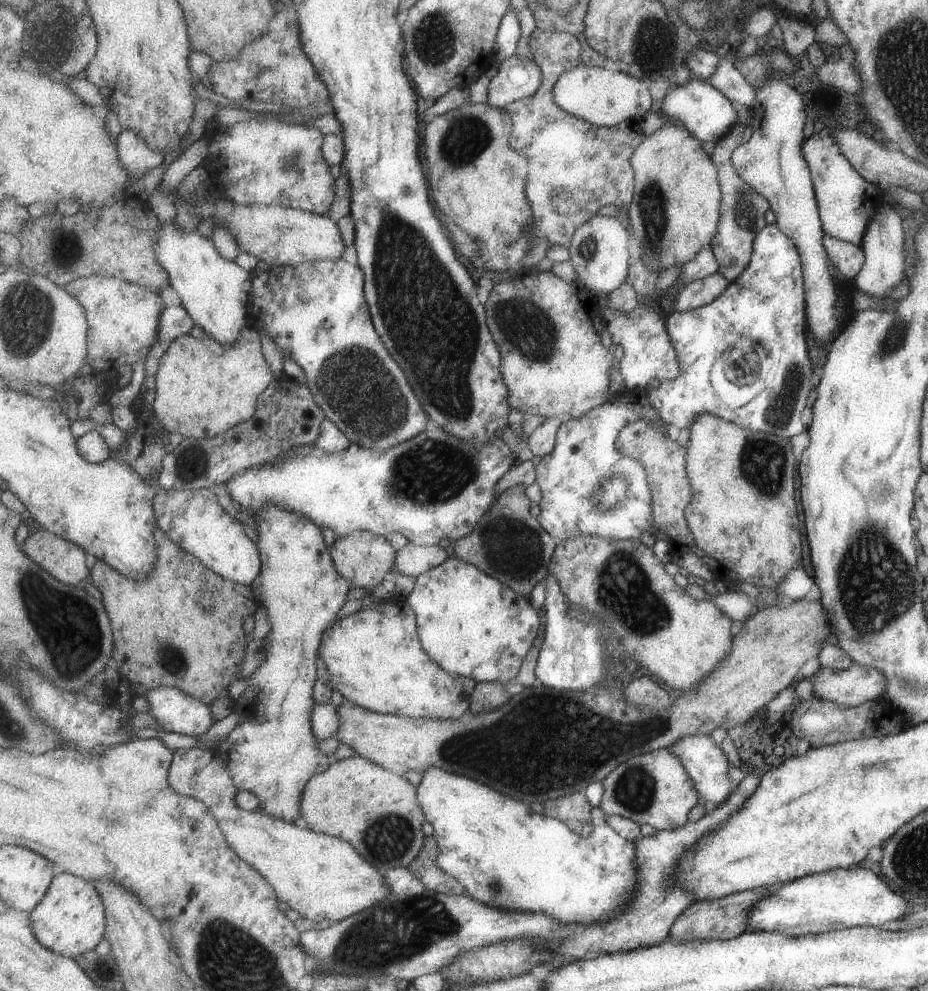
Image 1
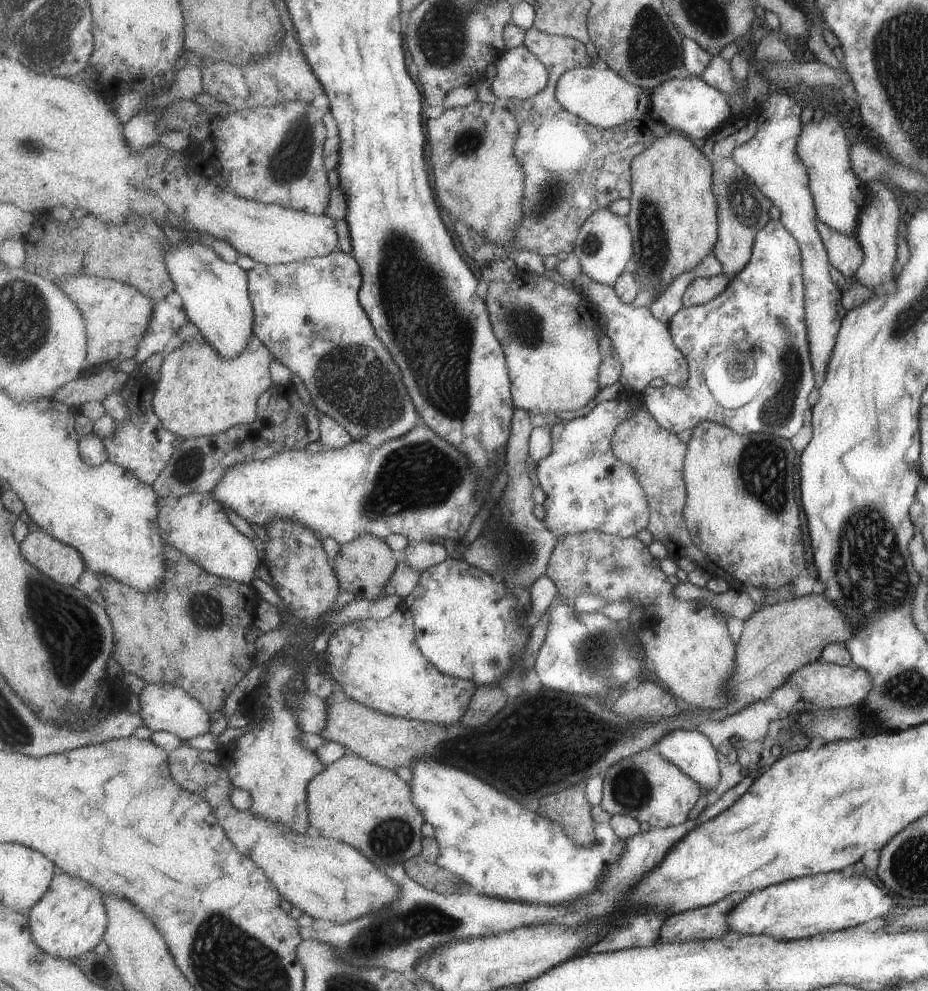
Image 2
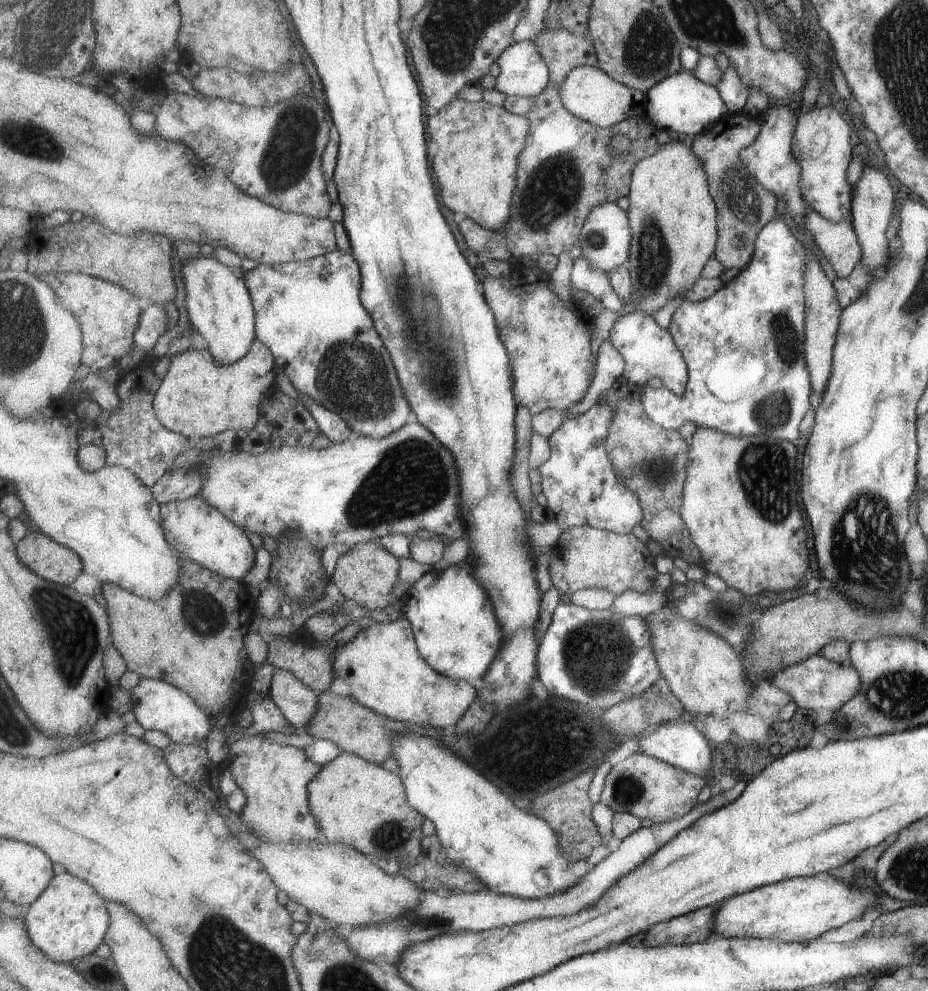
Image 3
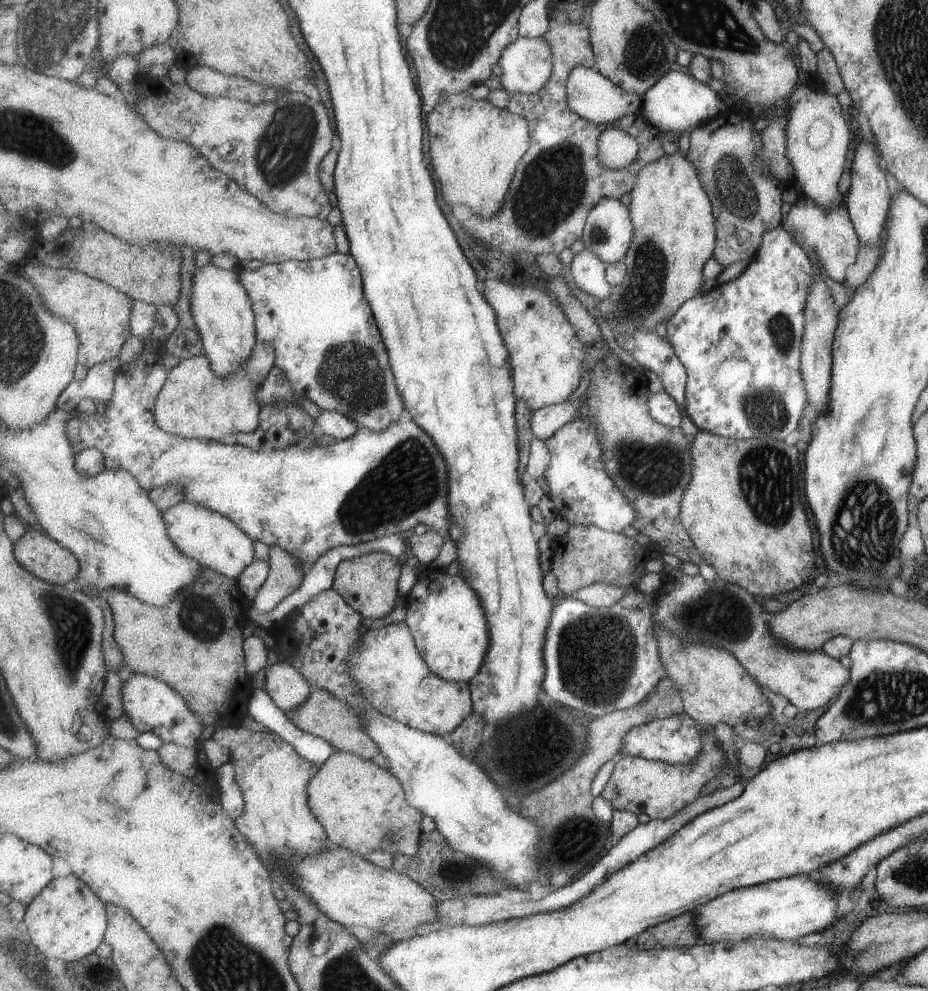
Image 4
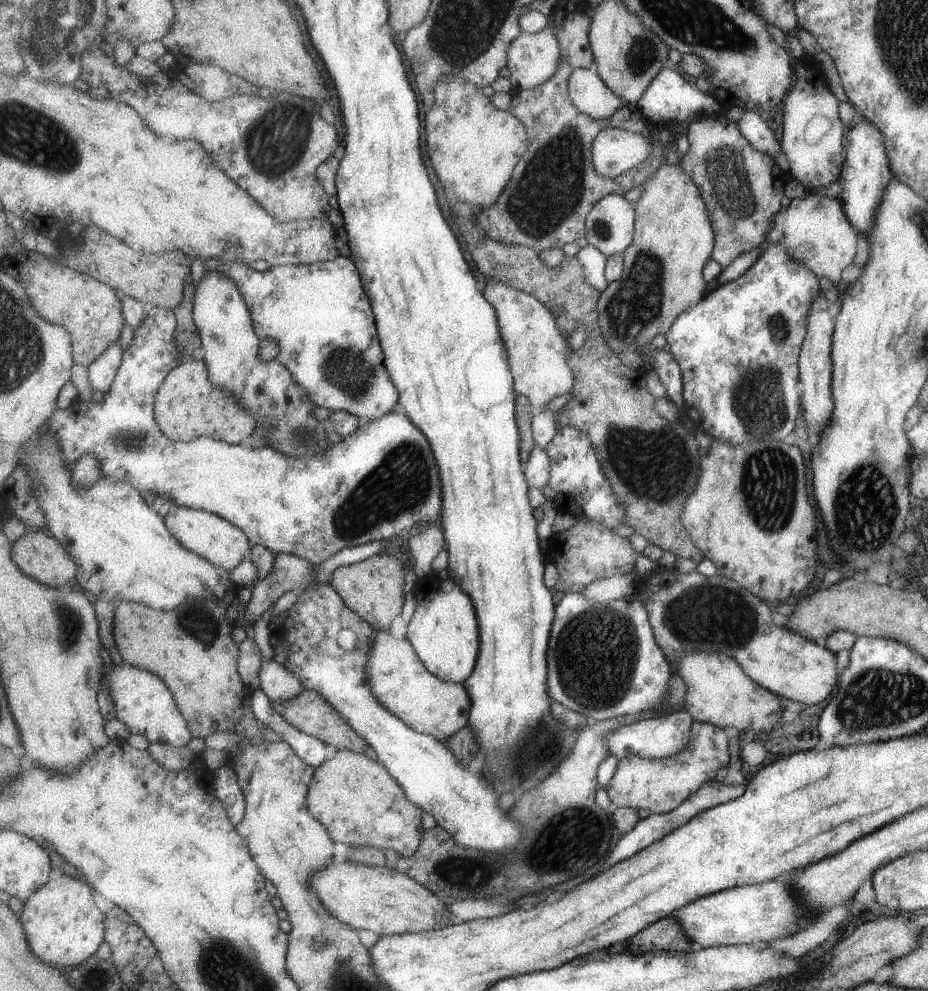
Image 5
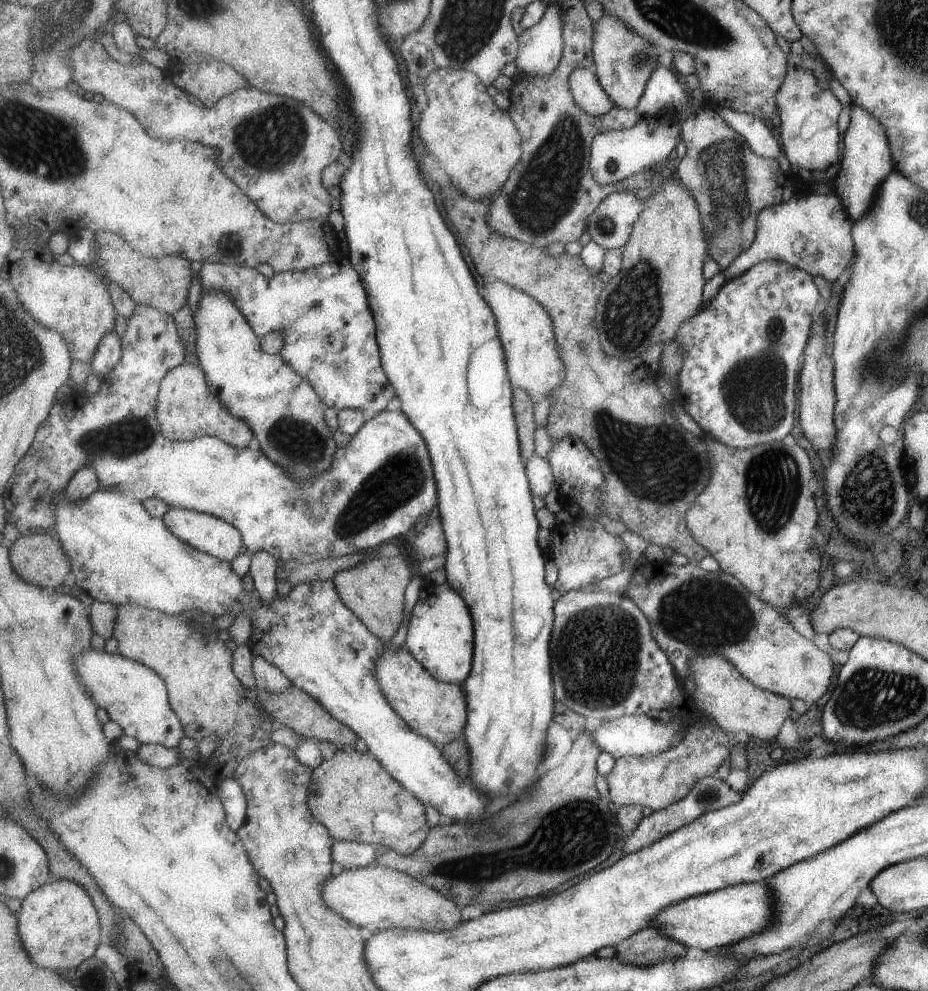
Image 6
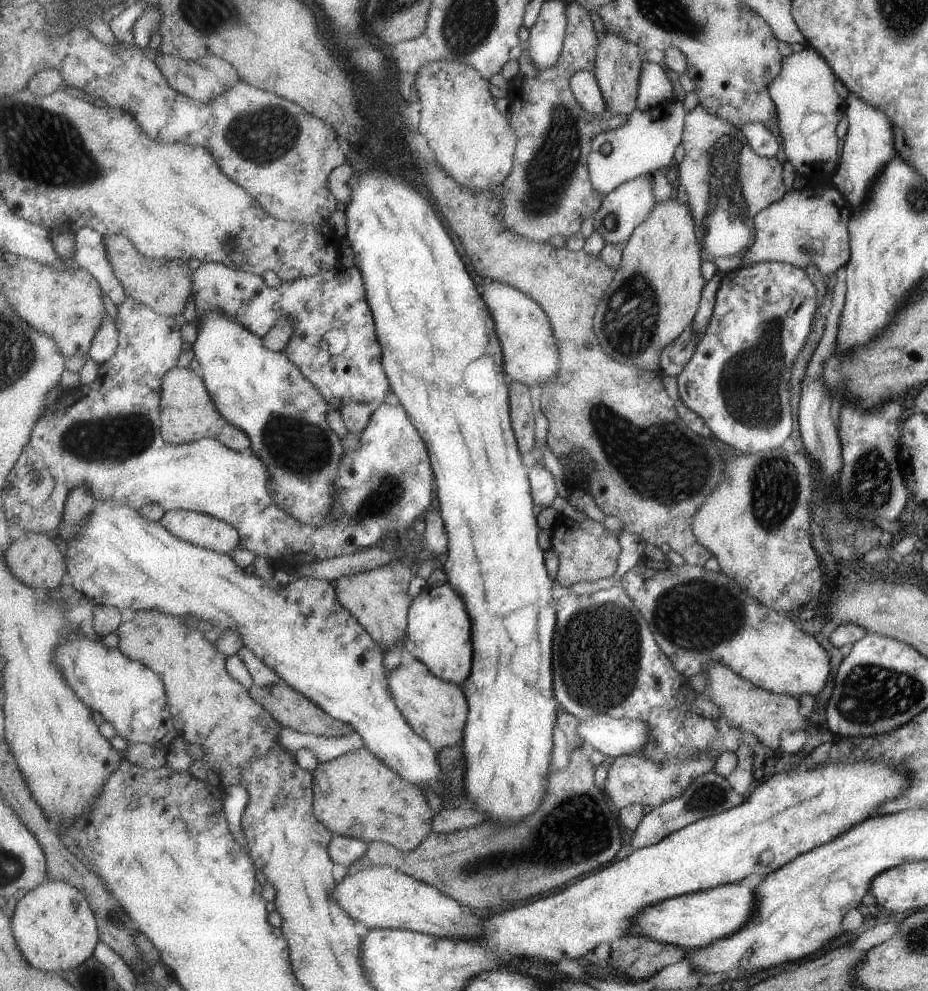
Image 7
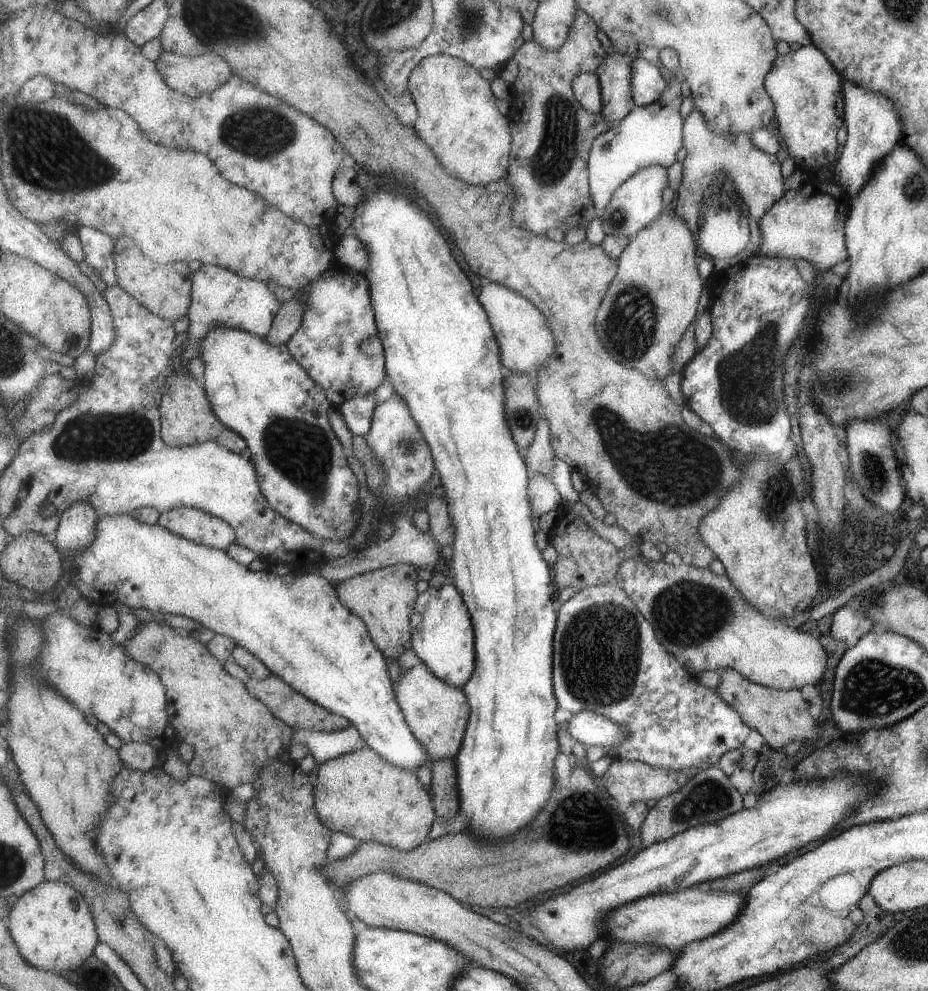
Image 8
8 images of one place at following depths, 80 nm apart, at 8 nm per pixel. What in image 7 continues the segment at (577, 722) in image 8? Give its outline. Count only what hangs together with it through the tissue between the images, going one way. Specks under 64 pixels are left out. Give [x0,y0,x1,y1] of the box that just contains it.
[578,714,649,758]

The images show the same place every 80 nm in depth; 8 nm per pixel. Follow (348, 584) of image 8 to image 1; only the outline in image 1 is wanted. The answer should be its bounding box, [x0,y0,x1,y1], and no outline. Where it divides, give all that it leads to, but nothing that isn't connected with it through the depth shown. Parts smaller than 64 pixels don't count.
[330,531,398,594]

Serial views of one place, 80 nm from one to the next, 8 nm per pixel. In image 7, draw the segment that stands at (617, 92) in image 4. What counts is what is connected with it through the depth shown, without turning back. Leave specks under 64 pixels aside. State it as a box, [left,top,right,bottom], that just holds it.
[570,70,608,114]

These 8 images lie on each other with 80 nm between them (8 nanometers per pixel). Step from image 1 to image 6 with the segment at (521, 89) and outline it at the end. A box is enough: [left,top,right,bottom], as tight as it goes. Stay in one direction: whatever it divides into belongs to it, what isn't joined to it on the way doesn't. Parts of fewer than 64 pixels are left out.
[515,3,564,76]

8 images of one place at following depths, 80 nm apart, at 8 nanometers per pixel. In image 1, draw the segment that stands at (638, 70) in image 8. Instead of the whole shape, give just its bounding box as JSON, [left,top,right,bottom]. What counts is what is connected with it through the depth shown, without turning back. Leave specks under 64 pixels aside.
[660,79,737,144]

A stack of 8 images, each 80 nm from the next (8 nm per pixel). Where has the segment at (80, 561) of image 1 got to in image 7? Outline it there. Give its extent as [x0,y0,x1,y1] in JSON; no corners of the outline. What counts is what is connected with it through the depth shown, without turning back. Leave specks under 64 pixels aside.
[5,531,68,590]

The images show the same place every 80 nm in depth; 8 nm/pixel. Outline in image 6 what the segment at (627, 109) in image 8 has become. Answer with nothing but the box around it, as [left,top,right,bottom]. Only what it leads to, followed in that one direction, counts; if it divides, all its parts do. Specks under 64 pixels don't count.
[594,15,663,109]

